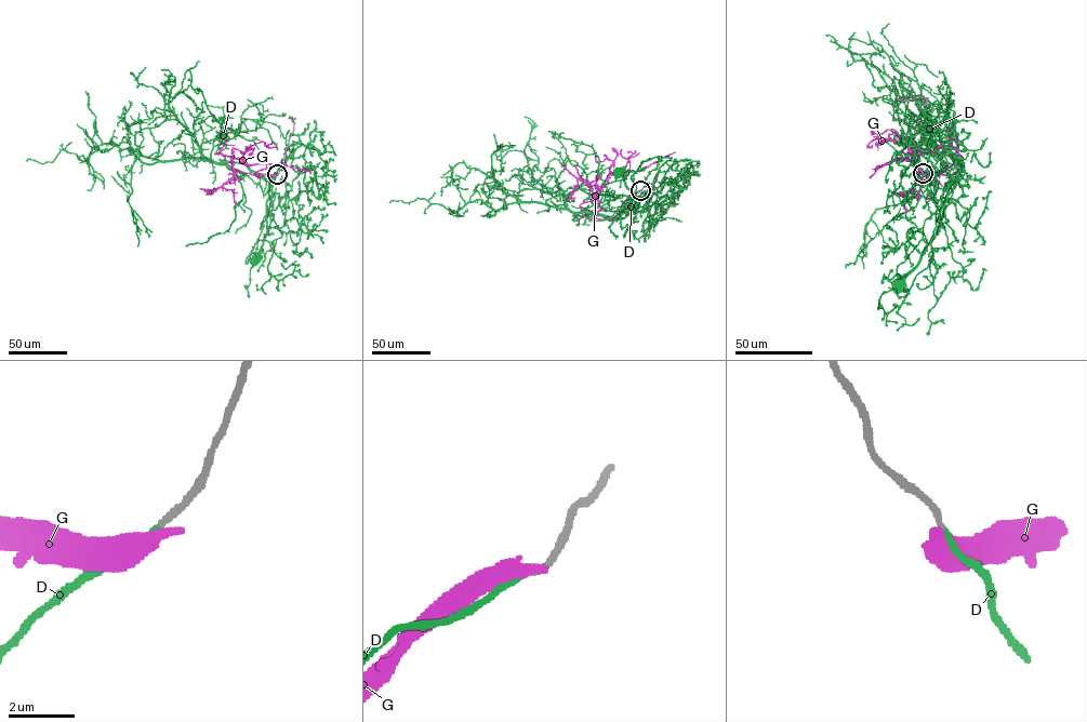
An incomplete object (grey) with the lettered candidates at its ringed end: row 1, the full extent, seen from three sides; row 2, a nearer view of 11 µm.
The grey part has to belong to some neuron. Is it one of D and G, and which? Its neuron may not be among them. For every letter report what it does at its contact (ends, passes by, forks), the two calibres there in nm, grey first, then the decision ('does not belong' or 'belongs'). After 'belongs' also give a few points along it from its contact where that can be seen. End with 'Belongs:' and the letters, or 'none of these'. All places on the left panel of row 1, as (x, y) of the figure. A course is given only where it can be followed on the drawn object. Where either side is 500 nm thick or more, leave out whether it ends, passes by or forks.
D: it ends; calibres 180 and 160 nm; belongs; course (277, 174), (270, 182), (272, 197), (275, 173), (269, 179), (267, 232), (253, 261)
G: calibres 180 and 500 nm; does not belong
Belongs: D

